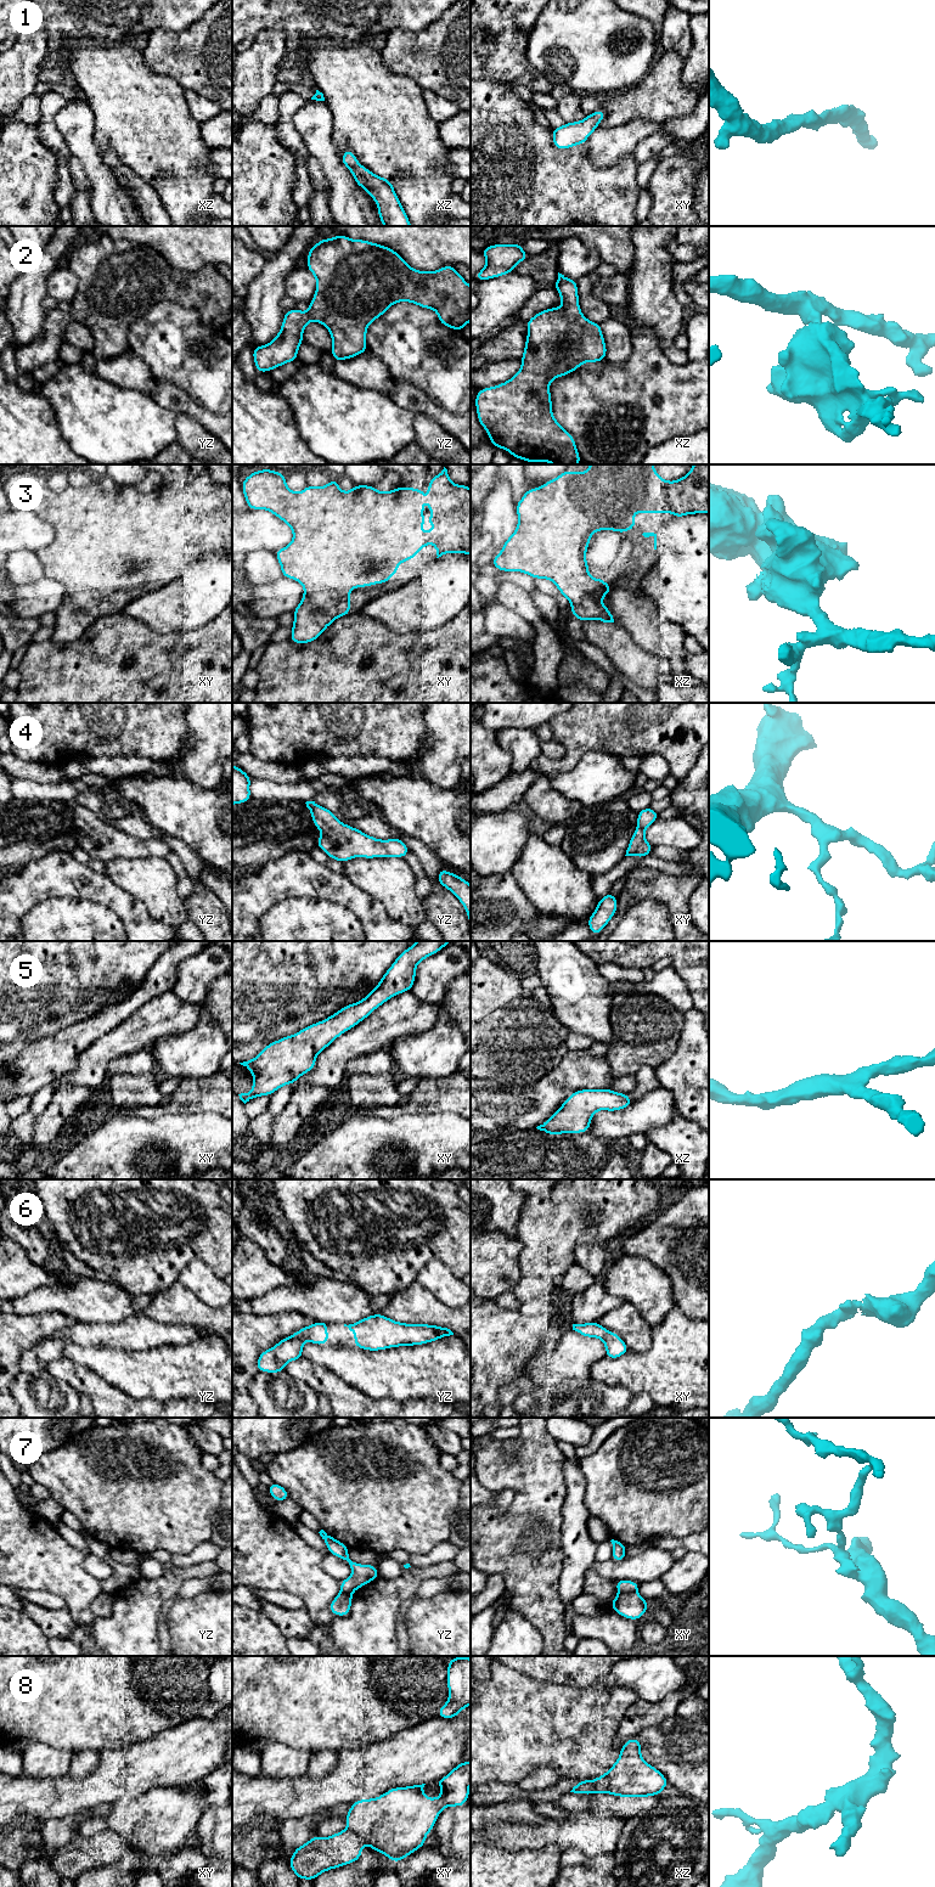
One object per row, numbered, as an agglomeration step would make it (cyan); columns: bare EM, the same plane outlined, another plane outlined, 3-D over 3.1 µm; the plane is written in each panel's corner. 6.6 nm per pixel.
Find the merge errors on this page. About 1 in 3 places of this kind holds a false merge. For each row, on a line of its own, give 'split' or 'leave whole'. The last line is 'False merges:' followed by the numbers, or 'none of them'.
1: leave whole
2: leave whole
3: leave whole
4: leave whole
5: leave whole
6: leave whole
7: split
8: split
False merges: 7, 8

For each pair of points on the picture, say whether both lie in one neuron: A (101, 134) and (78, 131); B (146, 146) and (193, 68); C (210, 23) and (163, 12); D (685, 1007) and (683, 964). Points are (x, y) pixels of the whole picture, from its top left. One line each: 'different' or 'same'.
A: different
B: different
C: different
D: different

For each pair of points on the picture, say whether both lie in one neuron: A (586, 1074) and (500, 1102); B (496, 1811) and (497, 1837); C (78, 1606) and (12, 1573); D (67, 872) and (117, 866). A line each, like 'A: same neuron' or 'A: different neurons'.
A: same neuron
B: different neurons
C: same neuron
D: different neurons

